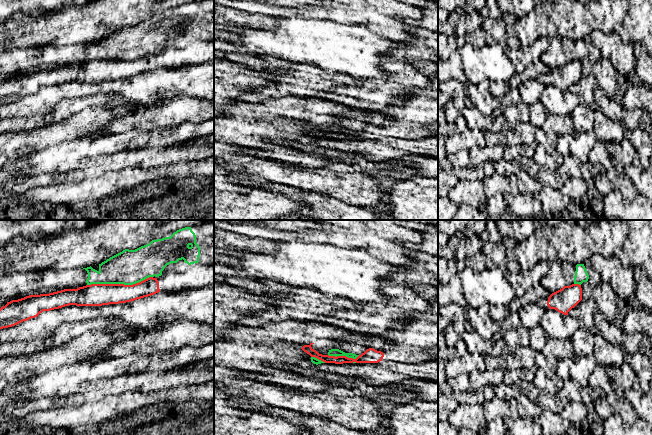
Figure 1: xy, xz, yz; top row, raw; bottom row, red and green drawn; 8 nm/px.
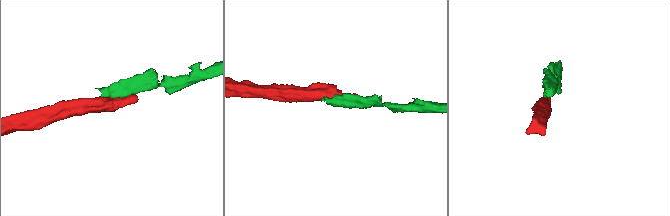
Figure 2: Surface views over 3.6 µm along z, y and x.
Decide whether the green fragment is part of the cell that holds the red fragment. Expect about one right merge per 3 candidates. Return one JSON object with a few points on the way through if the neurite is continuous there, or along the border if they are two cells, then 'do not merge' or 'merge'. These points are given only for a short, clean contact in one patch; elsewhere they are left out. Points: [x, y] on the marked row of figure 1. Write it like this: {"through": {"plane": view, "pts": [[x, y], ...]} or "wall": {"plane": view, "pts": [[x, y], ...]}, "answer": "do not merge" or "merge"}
{"answer": "do not merge"}

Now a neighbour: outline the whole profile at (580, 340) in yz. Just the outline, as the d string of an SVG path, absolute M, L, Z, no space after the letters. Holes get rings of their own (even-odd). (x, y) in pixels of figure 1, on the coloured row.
M584 327L578 328L571 337L575 356L593 354L597 365L603 367L620 366L623 364L625 350L613 346L598 334L591 334Z

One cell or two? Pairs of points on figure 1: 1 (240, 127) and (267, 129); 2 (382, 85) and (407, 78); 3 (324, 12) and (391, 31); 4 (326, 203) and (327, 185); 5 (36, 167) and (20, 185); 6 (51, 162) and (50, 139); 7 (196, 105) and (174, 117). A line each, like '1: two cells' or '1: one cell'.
1: two cells
2: one cell
3: one cell
4: two cells
5: one cell
6: two cells
7: one cell

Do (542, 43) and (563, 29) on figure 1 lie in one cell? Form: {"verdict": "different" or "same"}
{"verdict": "different"}

